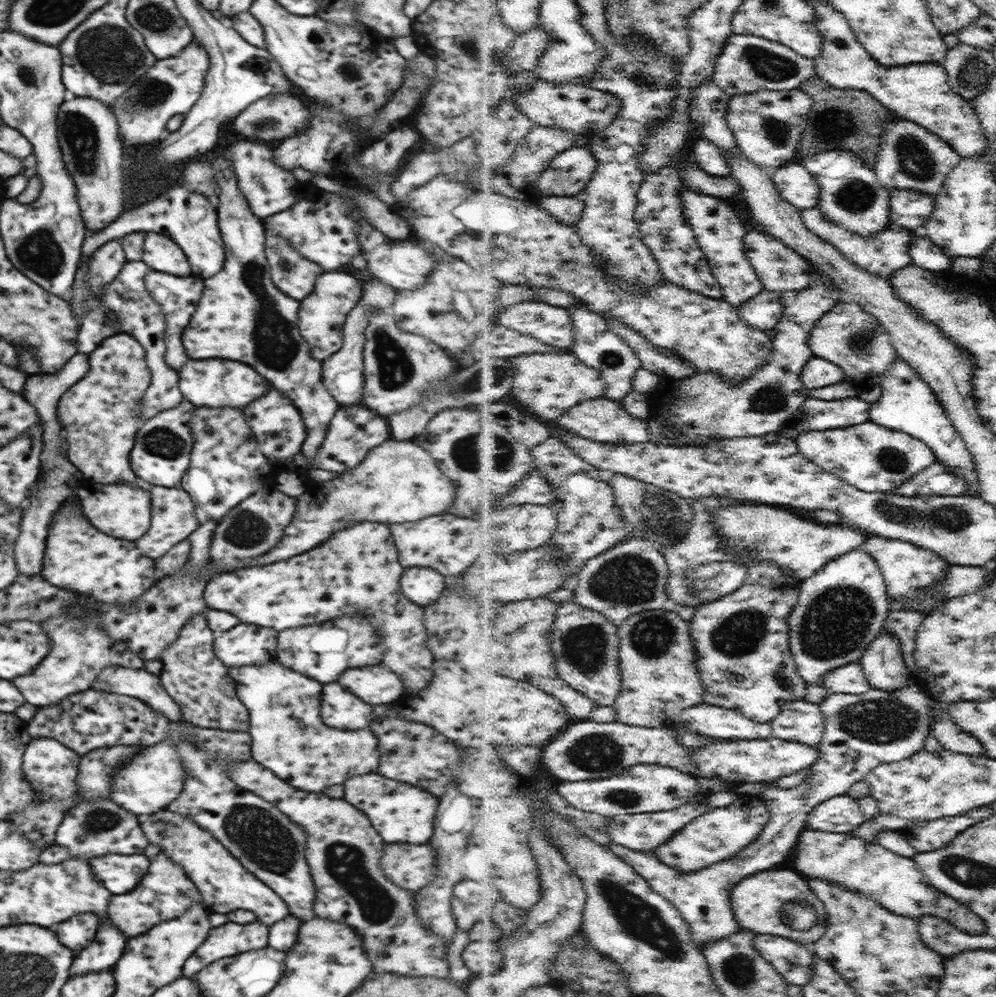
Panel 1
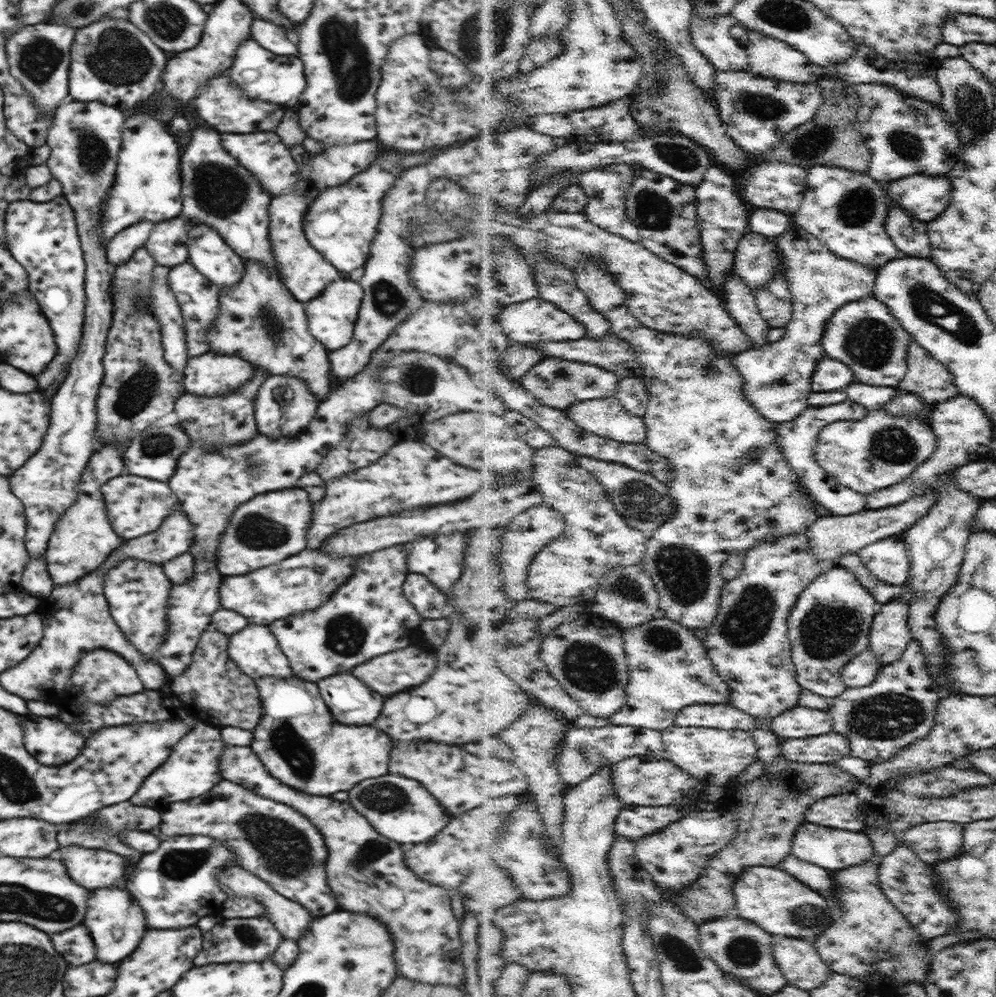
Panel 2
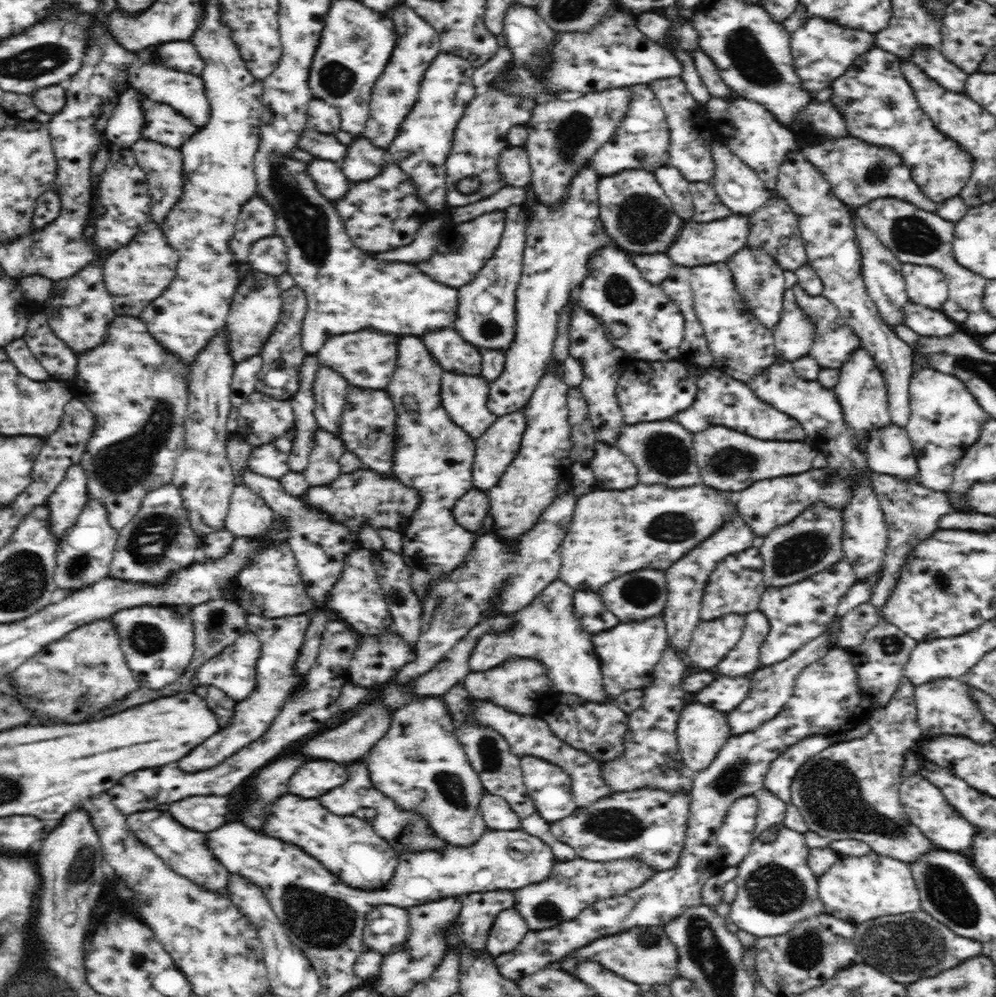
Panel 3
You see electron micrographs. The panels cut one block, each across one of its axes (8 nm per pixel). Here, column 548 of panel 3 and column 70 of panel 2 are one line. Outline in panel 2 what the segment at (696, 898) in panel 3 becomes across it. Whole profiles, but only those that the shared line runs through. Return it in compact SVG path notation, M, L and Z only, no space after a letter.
M74 926L58 932L52 936L54 948L58 950L58 954L64 956L64 960L68 964L88 964L96 958L96 948L94 948L94 940L88 932L86 926Z

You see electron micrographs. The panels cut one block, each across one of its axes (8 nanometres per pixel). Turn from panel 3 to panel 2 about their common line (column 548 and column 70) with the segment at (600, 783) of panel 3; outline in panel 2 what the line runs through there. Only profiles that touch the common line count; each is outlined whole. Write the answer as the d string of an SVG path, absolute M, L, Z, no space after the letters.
M26 716L22 726L24 748L44 766L66 764L74 760L86 745L86 739L80 733L54 718Z

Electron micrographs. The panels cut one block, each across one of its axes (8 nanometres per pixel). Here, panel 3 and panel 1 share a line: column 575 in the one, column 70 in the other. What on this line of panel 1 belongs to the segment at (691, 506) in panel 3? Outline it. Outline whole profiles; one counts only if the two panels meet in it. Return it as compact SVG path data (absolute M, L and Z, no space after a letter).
M74 505L60 506L52 516L41 575L54 586L90 595L99 602L114 606L131 604L157 583L155 559L142 555L135 541L120 540L90 526L80 511L80 505L76 505L76 510Z

